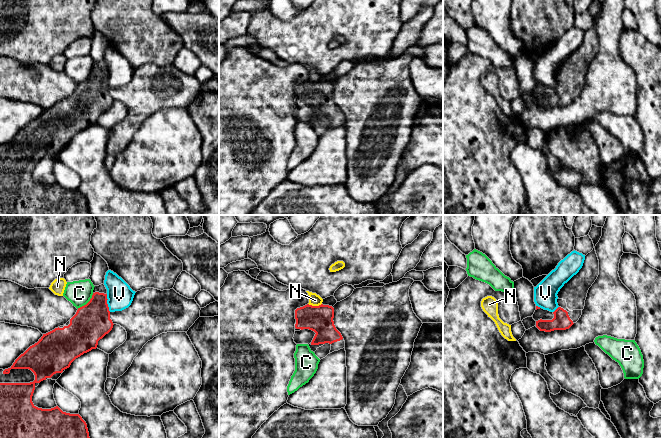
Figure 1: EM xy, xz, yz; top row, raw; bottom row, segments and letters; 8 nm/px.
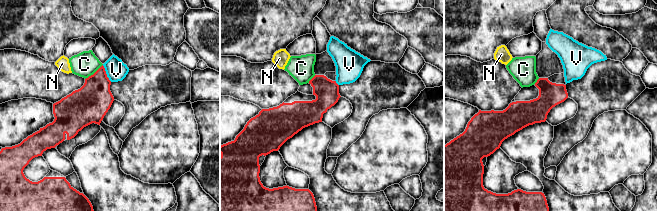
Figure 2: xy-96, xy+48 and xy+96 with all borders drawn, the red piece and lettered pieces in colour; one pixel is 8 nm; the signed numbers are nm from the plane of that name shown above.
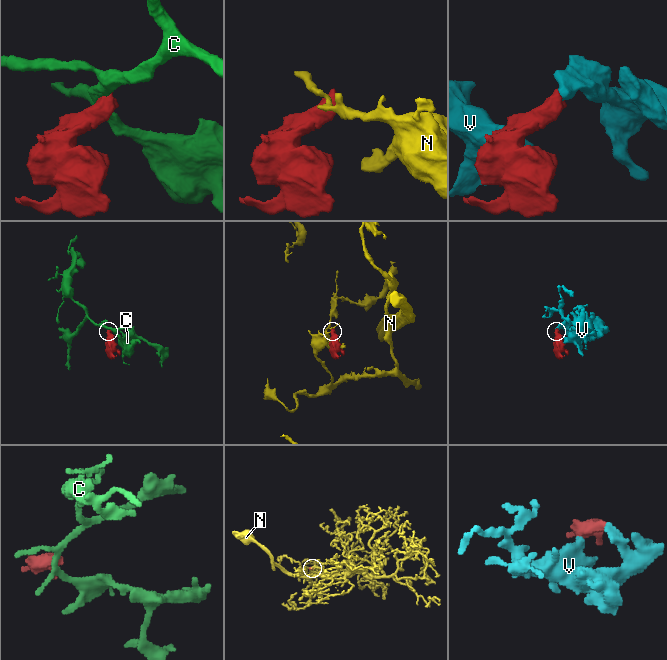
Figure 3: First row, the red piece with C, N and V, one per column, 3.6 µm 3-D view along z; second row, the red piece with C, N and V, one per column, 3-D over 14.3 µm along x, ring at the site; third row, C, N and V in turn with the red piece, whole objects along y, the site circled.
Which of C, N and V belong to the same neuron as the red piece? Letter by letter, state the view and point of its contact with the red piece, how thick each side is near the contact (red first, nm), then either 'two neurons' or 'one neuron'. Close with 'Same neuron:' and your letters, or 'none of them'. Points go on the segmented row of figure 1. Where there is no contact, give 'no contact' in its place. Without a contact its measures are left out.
C: meets red in xy at (87, 303); 300 nm thick on the red side, 200 nm on the other; two neurons
N: meets red in xz at (315, 306); 220 nm thick on the red side, 100 nm on the other; two neurons
V: meets red in xy at (106, 303); 300 nm thick on the red side, 200 nm on the other; two neurons
Same neuron: none of them

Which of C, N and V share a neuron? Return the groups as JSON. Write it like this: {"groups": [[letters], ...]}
{"groups": [["C"], ["N"], ["V"]]}

